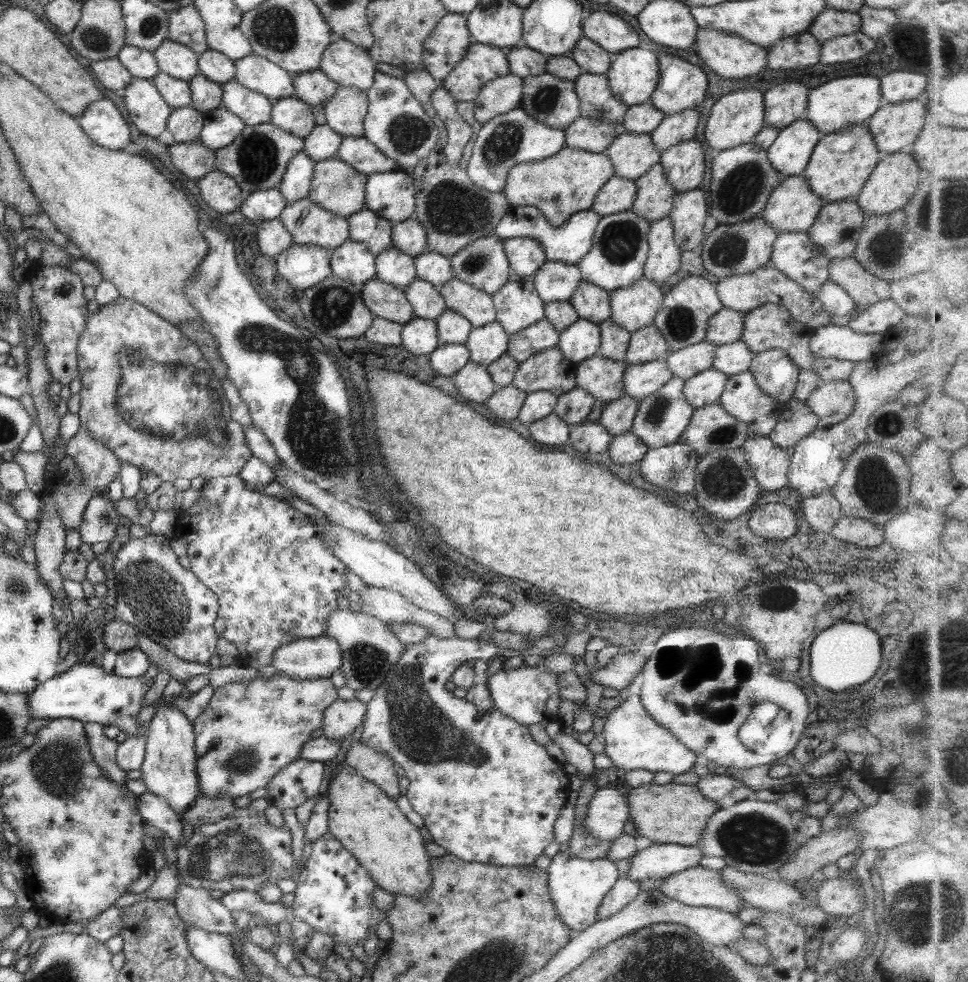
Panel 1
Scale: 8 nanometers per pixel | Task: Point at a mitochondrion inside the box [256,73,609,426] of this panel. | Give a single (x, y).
(452, 209)

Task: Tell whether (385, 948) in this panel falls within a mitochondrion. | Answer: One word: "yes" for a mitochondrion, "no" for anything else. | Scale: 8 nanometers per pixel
no

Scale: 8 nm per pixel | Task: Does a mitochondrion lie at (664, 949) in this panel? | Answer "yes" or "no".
yes

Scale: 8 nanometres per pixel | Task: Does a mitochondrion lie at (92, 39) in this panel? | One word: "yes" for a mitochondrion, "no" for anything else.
yes

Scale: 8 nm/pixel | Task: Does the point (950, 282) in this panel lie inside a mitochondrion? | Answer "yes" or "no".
no

